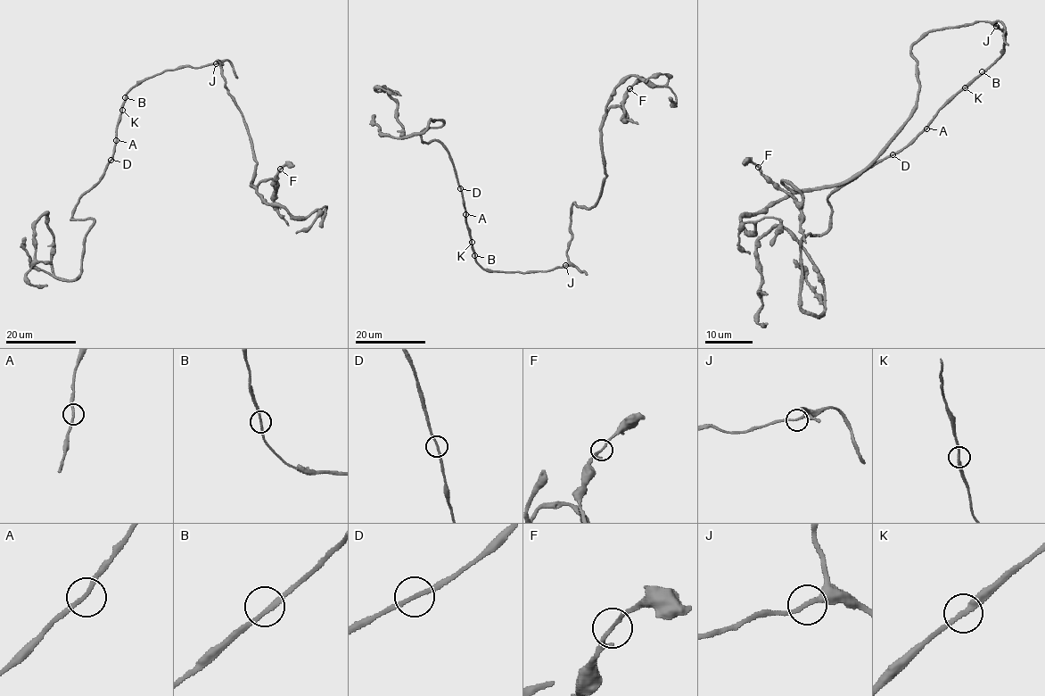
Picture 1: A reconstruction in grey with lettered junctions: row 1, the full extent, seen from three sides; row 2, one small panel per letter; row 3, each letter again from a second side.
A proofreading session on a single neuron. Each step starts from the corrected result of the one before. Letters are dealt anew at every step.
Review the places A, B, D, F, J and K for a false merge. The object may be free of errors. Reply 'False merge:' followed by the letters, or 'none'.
False merge: none

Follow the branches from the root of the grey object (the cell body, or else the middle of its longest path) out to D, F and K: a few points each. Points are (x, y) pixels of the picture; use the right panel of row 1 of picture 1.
D: (983, 73), (958, 90), (925, 128), (892, 154)
F: (983, 73), (1003, 29), (929, 30), (911, 116), (863, 169), (782, 181), (797, 202), (758, 167)
K: (983, 73), (965, 86)

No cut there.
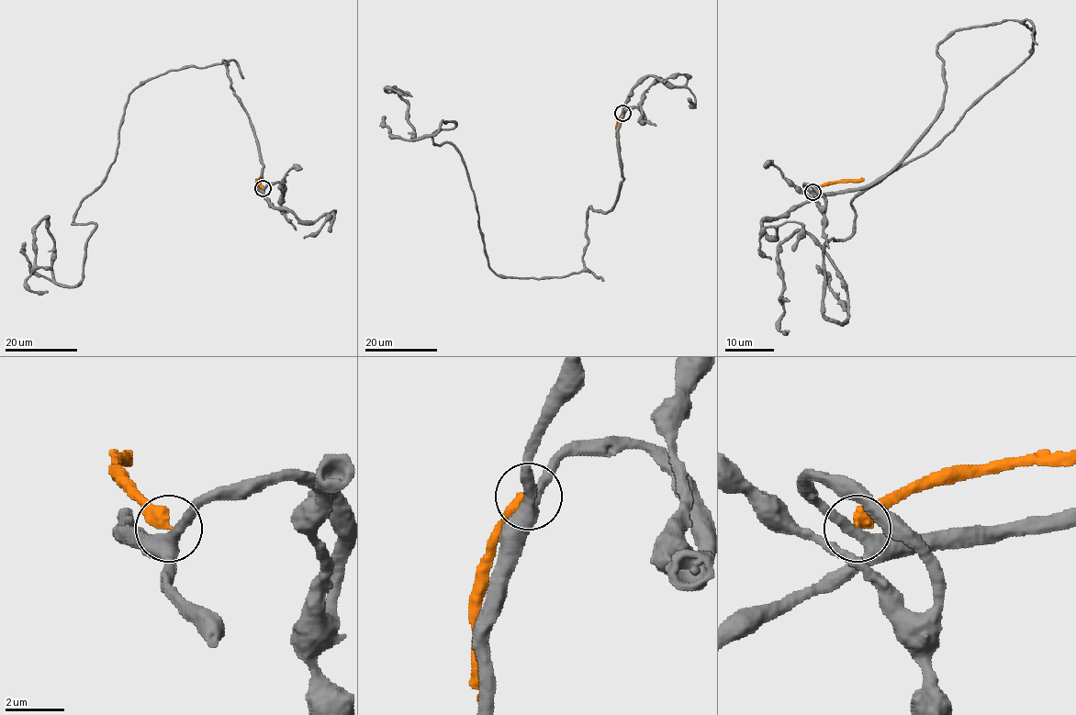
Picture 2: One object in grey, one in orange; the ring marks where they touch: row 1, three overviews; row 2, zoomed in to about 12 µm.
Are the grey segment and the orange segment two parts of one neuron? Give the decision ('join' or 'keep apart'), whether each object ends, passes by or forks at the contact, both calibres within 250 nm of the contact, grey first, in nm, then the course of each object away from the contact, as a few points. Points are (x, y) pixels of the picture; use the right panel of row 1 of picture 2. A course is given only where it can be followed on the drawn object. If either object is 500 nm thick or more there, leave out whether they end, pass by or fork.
keep apart | grey passes by | orange ends | 400/440 nm | grey via (812, 192), (901, 159), (958, 29), (1033, 28), (851, 202), (842, 324), (830, 256), (779, 245), (789, 331) | orange via (812, 192), (830, 184), (864, 178)

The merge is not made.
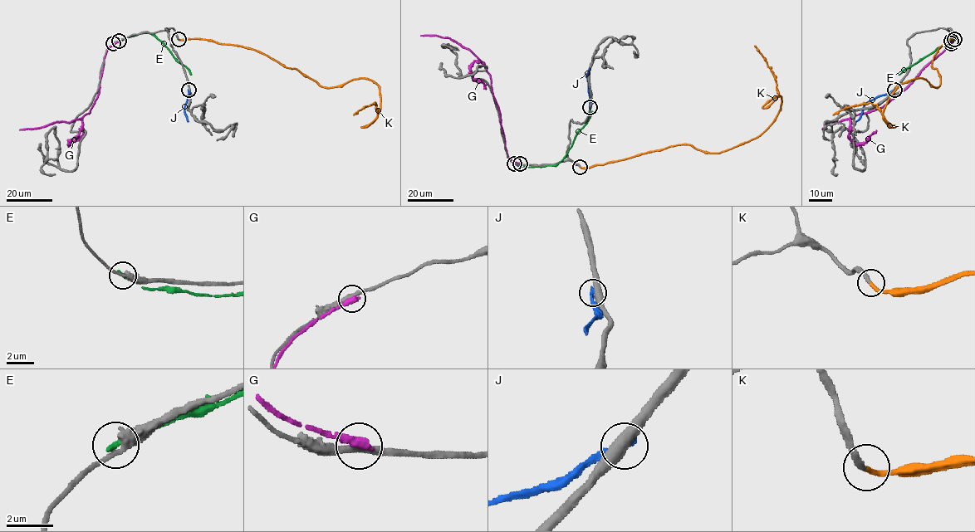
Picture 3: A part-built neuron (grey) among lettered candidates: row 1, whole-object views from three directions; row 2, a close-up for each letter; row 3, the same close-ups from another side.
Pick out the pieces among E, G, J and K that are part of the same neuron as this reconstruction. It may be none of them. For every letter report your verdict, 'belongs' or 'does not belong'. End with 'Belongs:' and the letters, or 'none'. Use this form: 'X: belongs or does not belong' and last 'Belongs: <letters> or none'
E: does not belong
G: does not belong
J: does not belong
K: belongs
Belongs: K

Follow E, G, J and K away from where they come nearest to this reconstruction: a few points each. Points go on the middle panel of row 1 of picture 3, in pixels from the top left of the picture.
E: (514, 163), (529, 167), (556, 165), (567, 153), (576, 134), (585, 124), (592, 111)
G: (521, 164), (507, 155), (499, 108), (490, 74), (483, 64), (468, 49), (448, 37), (421, 36)
J: (590, 106), (585, 76), (590, 68)
K: (580, 166), (601, 165), (678, 144), (720, 153), (759, 136), (779, 112), (781, 102), (775, 75), (755, 46)

